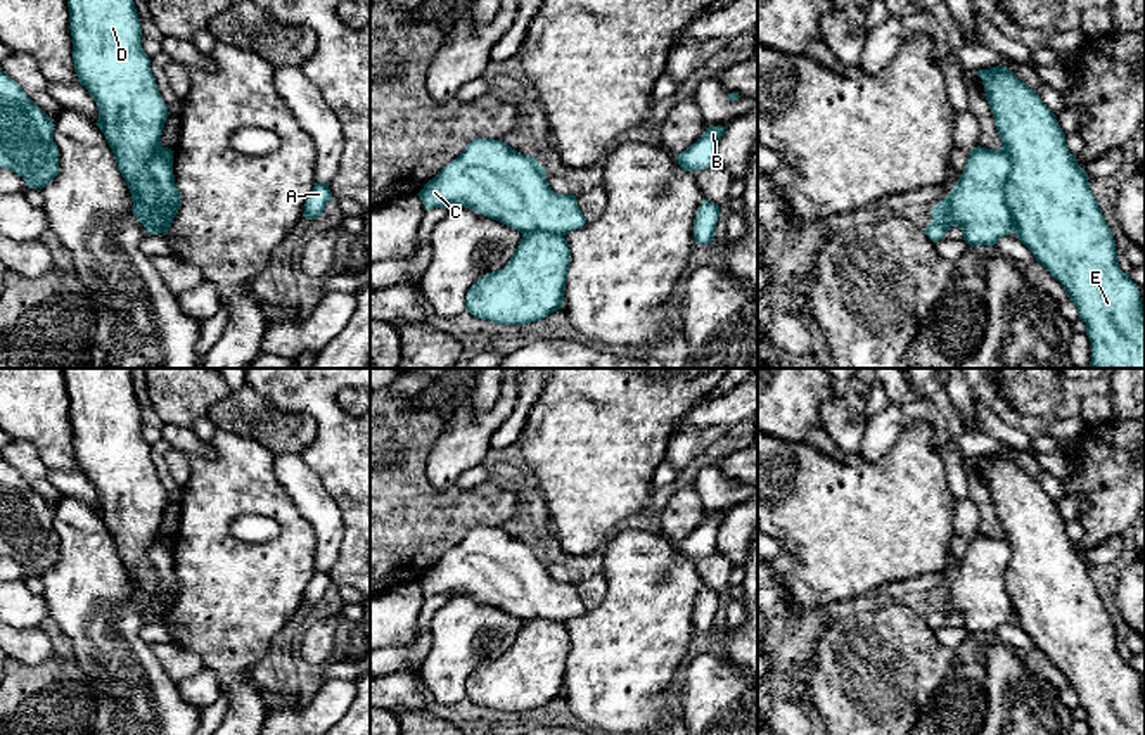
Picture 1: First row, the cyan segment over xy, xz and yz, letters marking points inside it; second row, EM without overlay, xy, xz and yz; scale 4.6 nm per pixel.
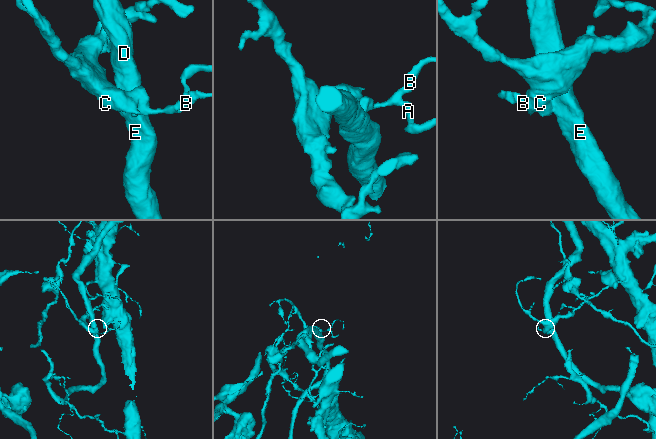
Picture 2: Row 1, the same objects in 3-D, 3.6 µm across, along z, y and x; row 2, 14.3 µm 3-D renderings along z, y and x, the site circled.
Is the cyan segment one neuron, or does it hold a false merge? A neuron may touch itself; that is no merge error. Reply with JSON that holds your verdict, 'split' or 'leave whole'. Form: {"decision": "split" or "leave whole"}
{"decision": "split"}

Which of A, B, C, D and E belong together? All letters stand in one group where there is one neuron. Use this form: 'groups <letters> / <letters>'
groups A B C / D E

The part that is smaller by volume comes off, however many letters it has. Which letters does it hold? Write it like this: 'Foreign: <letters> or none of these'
Foreign: D, E

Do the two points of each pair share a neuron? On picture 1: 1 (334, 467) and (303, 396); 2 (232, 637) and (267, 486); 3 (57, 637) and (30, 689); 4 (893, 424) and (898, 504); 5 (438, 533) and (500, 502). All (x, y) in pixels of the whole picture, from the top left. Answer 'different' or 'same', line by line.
1: same
2: same
3: same
4: different
5: same

